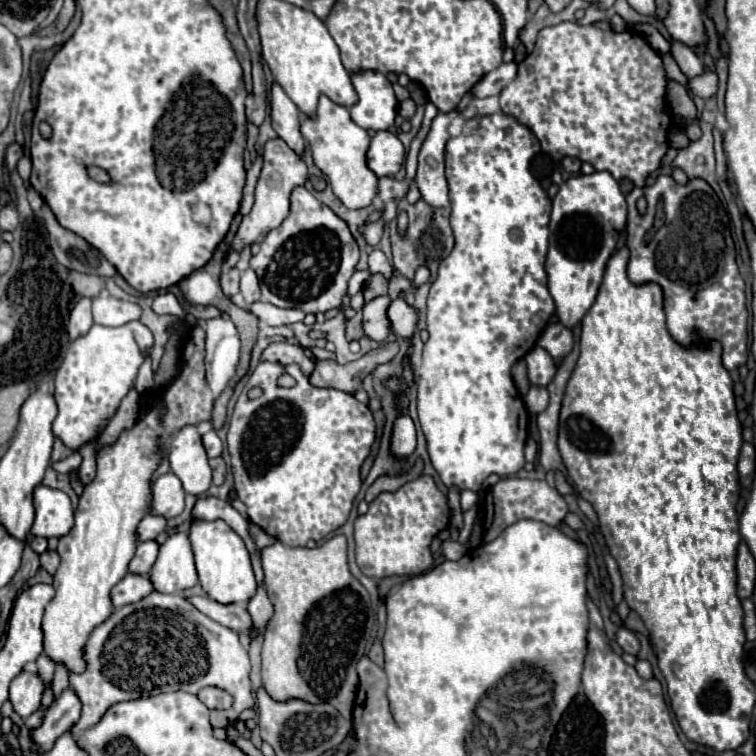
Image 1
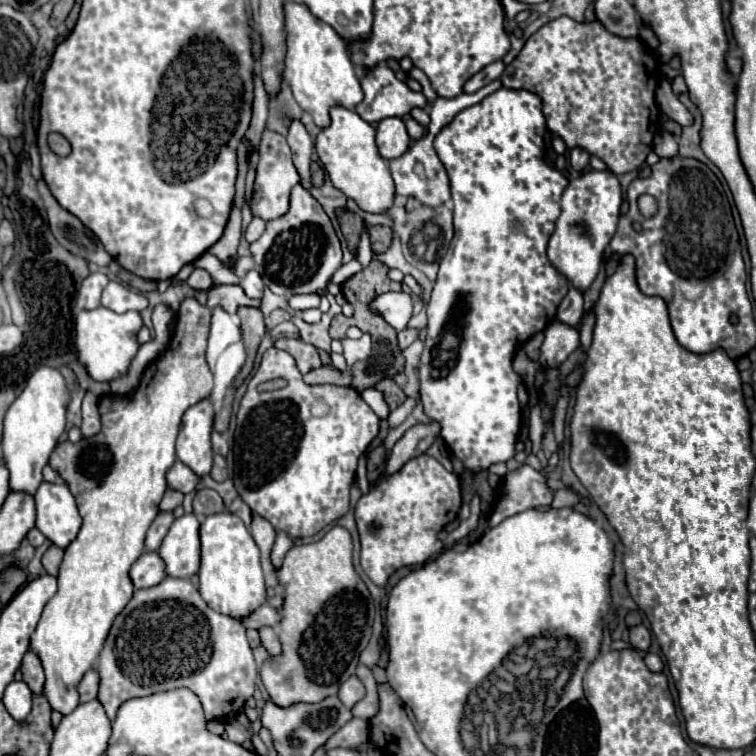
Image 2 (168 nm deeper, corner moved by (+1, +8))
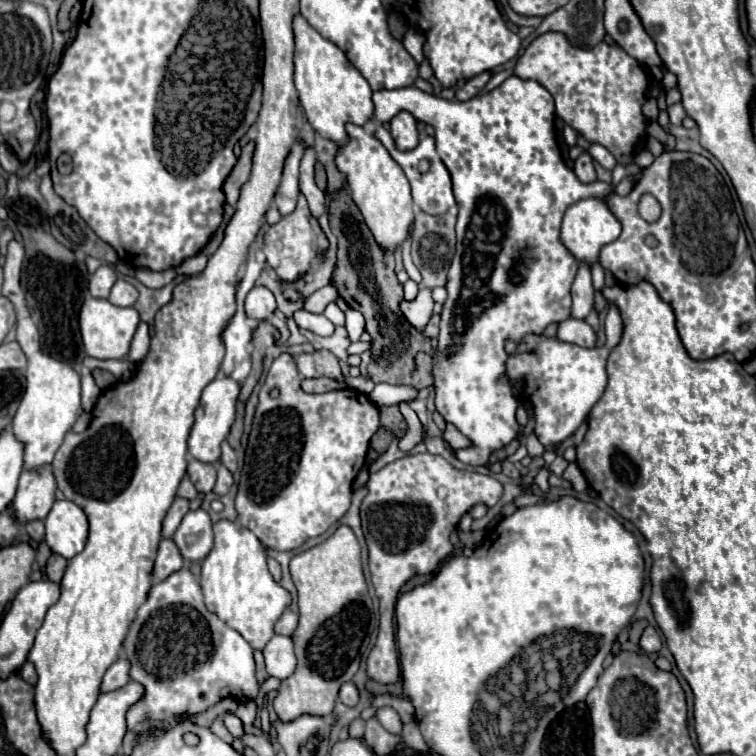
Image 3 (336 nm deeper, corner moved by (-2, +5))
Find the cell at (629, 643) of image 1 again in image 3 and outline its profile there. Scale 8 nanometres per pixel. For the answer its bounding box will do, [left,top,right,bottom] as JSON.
[640,625,662,653]

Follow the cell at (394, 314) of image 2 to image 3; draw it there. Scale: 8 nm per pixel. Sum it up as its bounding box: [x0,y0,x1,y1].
[400,289,434,329]

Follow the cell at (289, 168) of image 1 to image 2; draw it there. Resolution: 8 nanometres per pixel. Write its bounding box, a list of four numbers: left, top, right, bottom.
[249,130,301,220]

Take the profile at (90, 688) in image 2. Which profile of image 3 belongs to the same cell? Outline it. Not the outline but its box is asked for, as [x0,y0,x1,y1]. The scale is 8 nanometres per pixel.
[102,657,130,693]

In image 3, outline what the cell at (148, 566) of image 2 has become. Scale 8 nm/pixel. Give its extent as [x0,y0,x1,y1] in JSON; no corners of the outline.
[154,539,184,581]

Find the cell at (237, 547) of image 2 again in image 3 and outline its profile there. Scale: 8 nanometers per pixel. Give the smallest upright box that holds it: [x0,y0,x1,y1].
[200,521,292,651]

